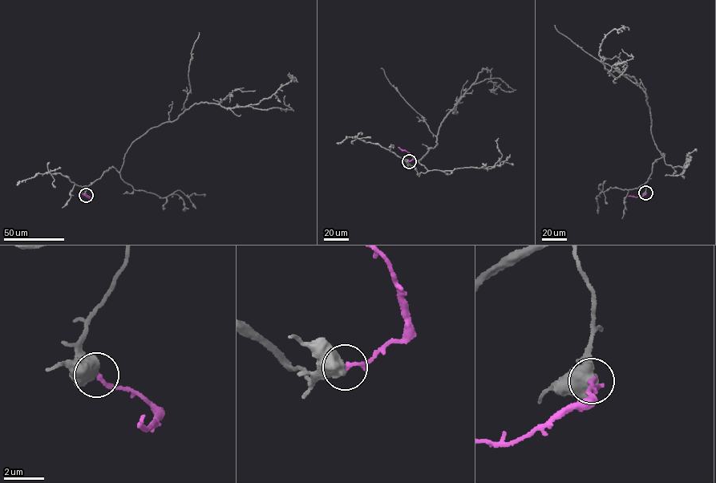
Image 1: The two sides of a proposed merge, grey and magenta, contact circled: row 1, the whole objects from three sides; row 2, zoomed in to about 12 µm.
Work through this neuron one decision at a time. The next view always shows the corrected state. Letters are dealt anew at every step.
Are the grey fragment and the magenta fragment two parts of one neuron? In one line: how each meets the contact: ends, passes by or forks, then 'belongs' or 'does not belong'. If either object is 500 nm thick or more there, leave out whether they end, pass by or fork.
does not belong

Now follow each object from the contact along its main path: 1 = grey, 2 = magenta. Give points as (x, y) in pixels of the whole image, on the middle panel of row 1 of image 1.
1: (409, 161), (418, 176), (427, 171), (418, 160), (482, 68), (491, 91), (499, 87)
2: (409, 161), (413, 159), (411, 155), (398, 147)

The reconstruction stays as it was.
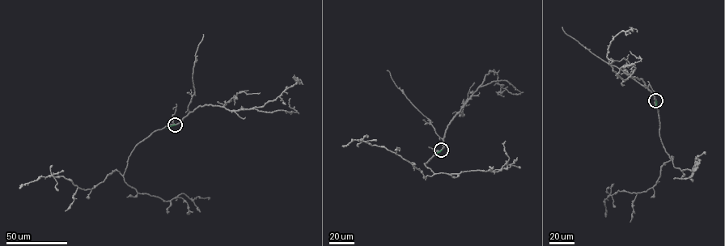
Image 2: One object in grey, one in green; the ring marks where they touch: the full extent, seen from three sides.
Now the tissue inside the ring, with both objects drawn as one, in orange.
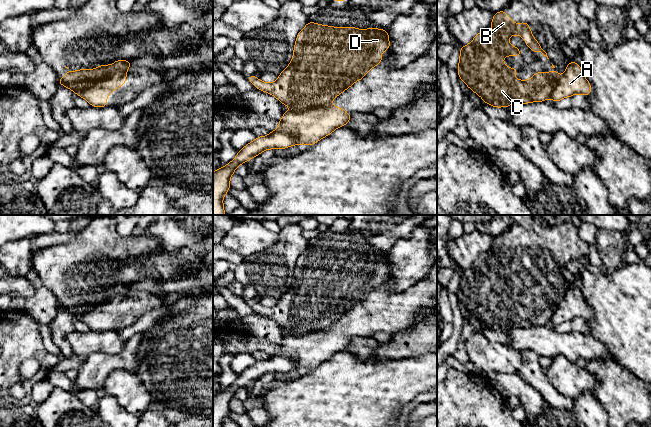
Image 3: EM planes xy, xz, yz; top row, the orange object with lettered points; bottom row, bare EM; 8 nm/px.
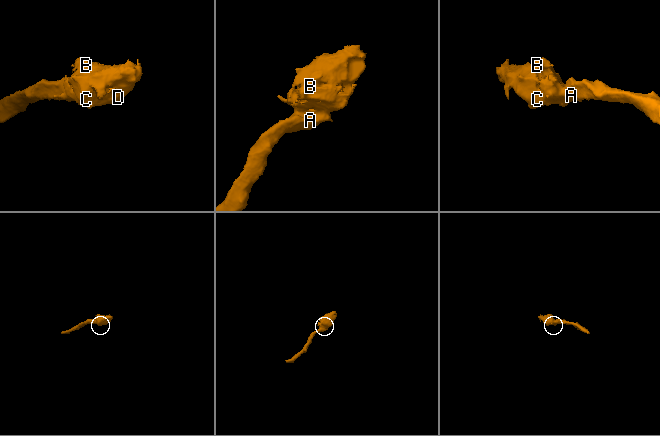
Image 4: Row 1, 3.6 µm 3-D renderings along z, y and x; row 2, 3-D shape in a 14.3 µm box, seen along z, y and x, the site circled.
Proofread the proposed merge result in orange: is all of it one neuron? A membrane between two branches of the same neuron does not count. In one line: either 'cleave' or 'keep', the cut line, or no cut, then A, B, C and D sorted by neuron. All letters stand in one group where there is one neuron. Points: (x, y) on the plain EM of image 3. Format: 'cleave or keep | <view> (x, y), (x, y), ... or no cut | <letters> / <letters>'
cleave | xy (126, 293), (112, 295), (103, 303), (79, 313), (75, 317) | A / B C D

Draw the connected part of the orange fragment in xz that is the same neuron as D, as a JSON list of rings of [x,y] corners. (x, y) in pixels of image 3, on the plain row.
[[[313,247],[307,249],[298,257],[294,269],[293,282],[288,291],[282,295],[273,307],[264,307],[256,300],[249,299],[248,304],[258,313],[275,320],[281,327],[291,332],[291,335],[307,335],[330,327],[356,305],[361,304],[371,292],[377,290],[383,283],[379,278],[389,274],[389,259],[387,254],[354,251],[332,251]]]

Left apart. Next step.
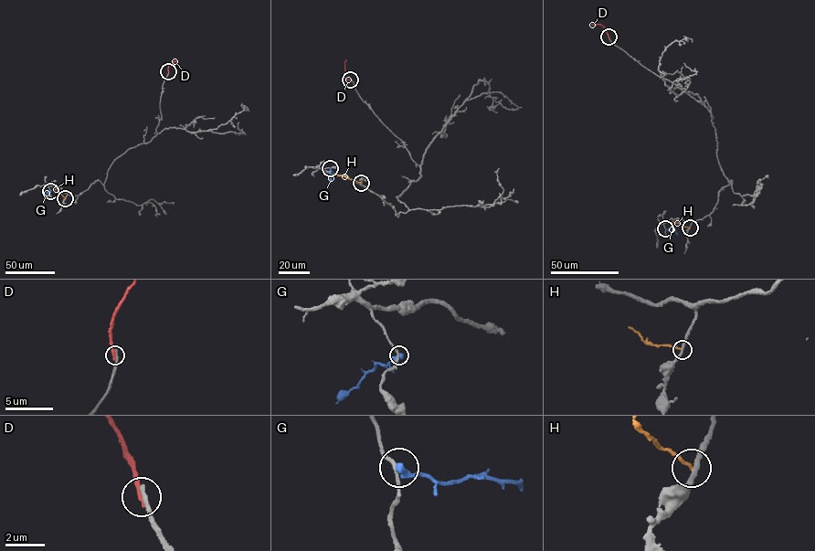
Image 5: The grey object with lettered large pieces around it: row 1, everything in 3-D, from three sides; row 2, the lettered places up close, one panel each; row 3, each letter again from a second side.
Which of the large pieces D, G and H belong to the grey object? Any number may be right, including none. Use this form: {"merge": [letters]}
{"merge": []}

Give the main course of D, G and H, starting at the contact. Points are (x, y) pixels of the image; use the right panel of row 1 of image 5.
D: (608, 37), (602, 25), (592, 25)
G: (666, 228), (674, 229), (677, 235)
H: (690, 227), (672, 220)

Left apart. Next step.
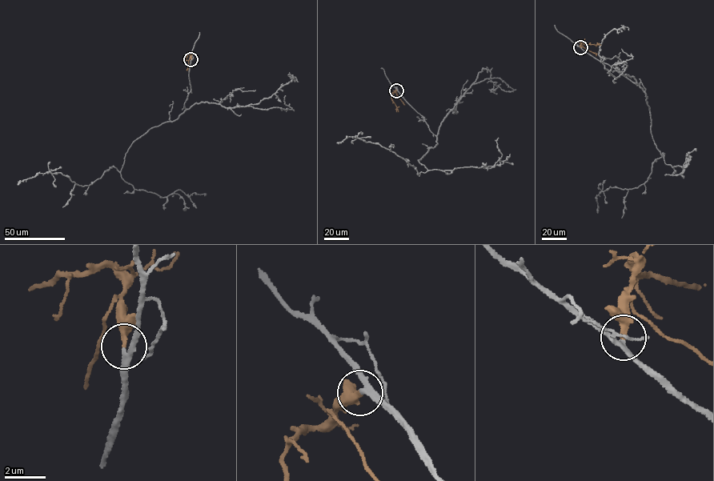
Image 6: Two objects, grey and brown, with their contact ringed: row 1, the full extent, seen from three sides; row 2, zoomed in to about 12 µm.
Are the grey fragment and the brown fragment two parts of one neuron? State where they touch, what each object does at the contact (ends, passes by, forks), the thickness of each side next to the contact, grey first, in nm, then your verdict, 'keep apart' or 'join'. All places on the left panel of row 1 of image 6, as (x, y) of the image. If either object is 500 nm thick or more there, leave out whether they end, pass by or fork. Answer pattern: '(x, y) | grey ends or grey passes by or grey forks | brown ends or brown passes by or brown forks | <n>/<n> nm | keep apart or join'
(190, 59) | grey forks | brown ends | 170/320 nm | join

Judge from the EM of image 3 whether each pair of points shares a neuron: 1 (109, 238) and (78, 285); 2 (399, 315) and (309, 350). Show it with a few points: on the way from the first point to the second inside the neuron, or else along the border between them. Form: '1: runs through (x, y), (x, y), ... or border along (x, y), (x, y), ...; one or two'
1: runs through (97, 250), (84, 262), (81, 273); one
2: runs through (377, 315), (346, 327), (331, 340); one

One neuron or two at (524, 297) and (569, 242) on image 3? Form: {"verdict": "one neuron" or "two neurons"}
{"verdict": "one neuron"}

